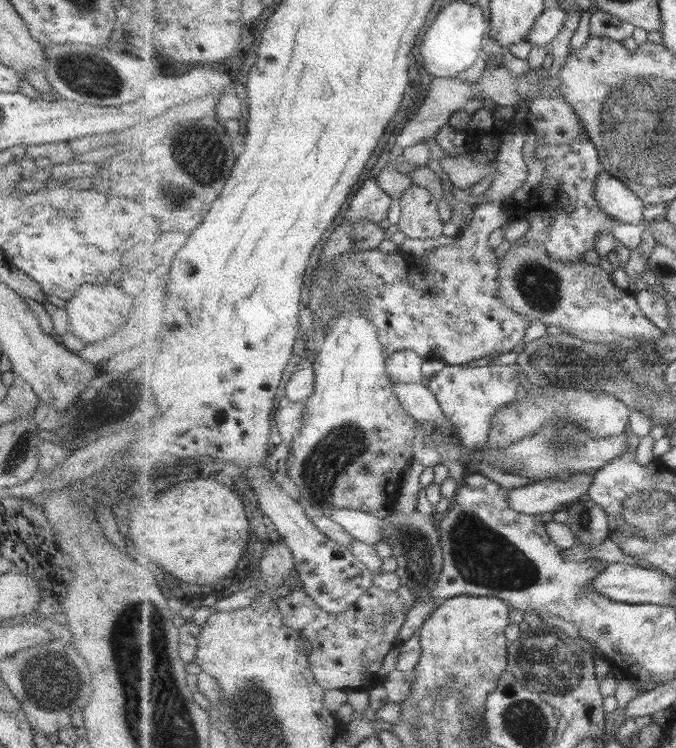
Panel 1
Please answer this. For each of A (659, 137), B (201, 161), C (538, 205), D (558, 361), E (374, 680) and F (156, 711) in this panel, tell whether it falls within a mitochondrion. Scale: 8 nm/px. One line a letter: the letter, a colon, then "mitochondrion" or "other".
A: mitochondrion
B: mitochondrion
C: other
D: mitochondrion
E: other
F: mitochondrion

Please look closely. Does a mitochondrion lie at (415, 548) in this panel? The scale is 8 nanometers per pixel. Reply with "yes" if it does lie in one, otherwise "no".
yes

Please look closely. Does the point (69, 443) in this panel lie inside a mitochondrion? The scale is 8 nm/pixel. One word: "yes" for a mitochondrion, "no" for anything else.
no

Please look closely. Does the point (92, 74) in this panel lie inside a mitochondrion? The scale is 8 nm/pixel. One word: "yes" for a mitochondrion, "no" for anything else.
yes

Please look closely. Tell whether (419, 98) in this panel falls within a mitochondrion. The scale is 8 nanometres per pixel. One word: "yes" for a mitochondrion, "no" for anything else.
no

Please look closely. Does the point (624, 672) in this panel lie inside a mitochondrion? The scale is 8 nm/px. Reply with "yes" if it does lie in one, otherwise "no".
no

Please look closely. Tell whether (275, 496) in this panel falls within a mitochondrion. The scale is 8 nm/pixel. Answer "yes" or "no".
no

